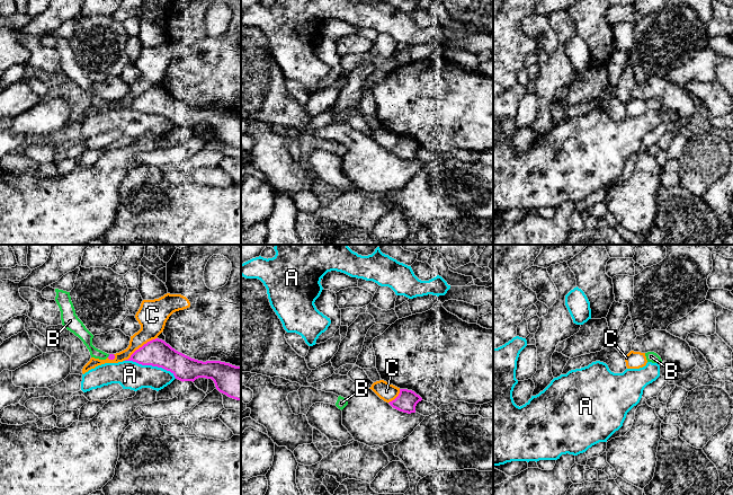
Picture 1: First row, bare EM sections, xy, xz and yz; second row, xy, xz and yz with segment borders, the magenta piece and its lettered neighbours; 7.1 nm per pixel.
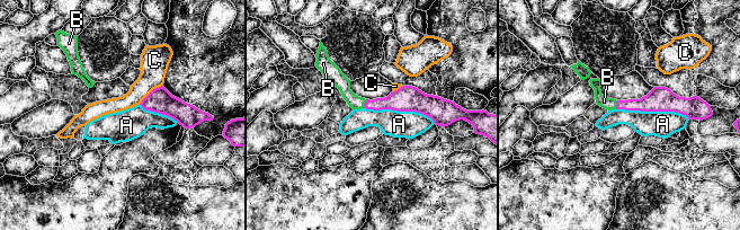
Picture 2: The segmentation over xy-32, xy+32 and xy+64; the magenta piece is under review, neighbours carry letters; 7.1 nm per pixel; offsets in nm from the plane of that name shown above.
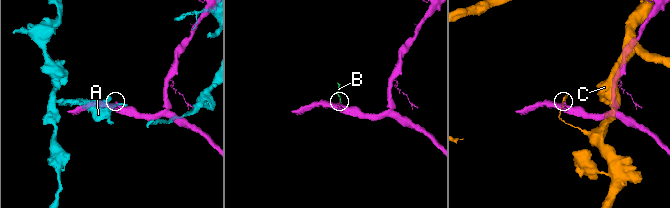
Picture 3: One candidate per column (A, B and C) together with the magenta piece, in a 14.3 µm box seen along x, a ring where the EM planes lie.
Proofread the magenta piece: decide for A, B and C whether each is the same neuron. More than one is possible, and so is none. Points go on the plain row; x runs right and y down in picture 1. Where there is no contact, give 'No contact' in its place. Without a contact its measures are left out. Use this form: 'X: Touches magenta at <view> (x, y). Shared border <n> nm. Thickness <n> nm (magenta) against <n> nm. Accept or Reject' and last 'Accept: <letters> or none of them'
A: Touches magenta at xy (151, 112). Shared border 400 nm. Thickness 190 nm (magenta) against 200 nm. Reject
B: Touches magenta at xy (109, 103). Shared border 30 nm. Thickness 50 nm (magenta) against 90 nm. Accept
C: Touches magenta at xy (140, 95). Shared border 280 nm. Thickness 190 nm (magenta) against 220 nm. Reject
Accept: B

